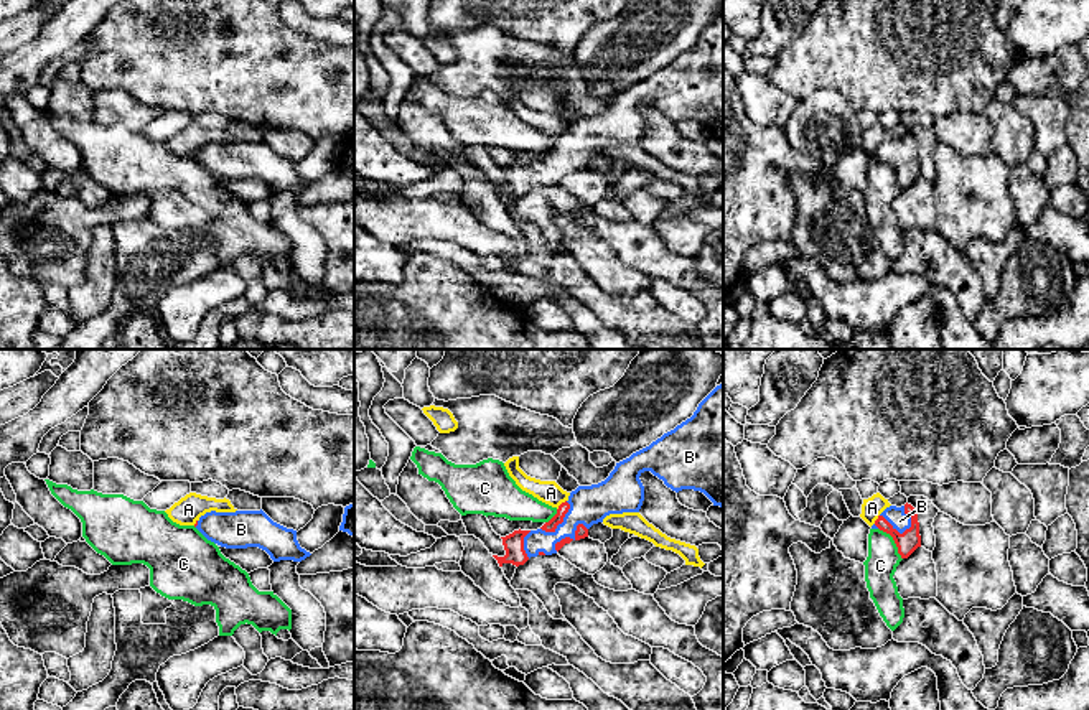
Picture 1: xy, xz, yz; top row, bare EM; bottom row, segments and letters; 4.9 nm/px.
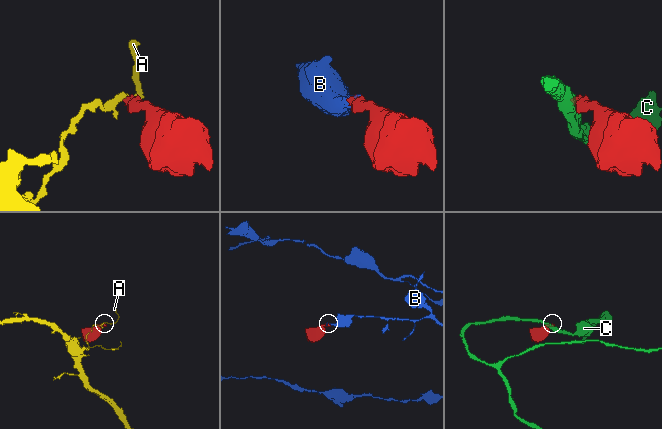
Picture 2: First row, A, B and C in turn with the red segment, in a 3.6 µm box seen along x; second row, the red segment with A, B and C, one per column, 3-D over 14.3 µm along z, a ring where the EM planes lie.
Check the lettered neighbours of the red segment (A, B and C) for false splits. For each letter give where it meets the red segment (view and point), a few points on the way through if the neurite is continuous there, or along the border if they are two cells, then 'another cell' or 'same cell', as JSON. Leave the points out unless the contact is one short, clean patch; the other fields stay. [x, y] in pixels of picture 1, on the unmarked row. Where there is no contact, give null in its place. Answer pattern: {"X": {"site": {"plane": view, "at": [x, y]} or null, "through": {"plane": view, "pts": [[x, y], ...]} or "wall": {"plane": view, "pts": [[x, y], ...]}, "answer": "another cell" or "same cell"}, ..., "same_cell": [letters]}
{"A": {"site": {"plane": "xz", "at": [560, 135]}, "wall": {"plane": "xz", "pts": [[565, 130], [557, 140]]}, "answer": "another cell"}, "B": {"site": {"plane": "yz", "at": [895, 160]}, "through": {"plane": "yz", "pts": [[906, 173], [895, 160], [900, 152]]}, "answer": "same cell"}, "C": {"site": {"plane": "yz", "at": [895, 173]}, "wall": {"plane": "yz", "pts": [[878, 158], [892, 168], [902, 190]]}, "answer": "another cell"}, "same_cell": ["B"]}

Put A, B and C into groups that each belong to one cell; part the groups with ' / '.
A / B / C

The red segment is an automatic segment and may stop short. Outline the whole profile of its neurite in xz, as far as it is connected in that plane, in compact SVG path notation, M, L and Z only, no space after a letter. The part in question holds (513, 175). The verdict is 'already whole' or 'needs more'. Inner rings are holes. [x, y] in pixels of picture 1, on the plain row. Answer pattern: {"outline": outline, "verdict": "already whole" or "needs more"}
{"outline": "M723 15L699 35L690 49L616 94L605 112L572 122L540 160L519 160L501 168L506 186L493 188L499 198L519 198L530 188L557 185L565 175L588 168L588 160L610 145L639 143L644 132L639 107L644 102L675 124L700 122L713 137L723 138Z", "verdict": "needs more"}

